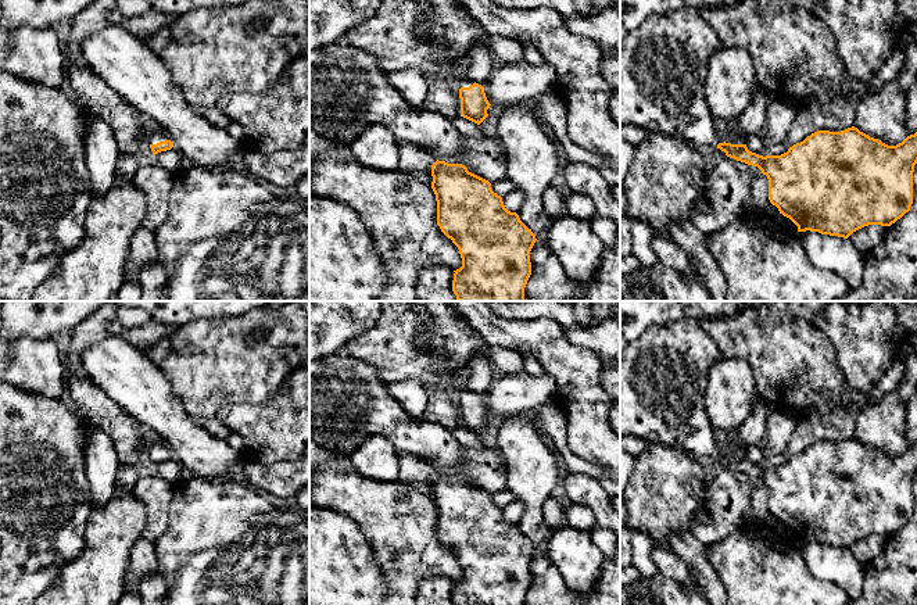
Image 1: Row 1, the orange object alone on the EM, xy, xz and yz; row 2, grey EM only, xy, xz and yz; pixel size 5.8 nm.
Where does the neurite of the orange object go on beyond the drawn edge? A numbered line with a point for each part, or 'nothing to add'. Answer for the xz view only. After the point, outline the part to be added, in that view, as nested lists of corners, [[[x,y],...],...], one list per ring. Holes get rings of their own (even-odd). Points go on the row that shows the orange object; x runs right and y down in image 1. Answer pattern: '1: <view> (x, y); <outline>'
1: xz (459, 70); [[[463,61],[454,67],[454,74],[458,76],[461,87],[469,87],[474,82],[468,76],[468,62]]]

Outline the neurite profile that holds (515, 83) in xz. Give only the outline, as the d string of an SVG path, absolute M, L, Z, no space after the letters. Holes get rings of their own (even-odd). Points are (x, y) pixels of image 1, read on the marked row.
M527 61L504 64L494 69L483 85L491 105L501 108L534 101L535 97L556 89L556 71L544 62L533 65Z

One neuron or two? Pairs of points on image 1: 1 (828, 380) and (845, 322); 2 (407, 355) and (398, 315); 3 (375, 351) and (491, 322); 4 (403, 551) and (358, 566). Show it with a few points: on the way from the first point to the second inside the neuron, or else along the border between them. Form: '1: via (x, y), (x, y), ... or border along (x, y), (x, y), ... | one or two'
1: border along (817, 326), (833, 344), (837, 367), (846, 383) | two
2: via (398, 346), (398, 325) | one
3: border along (464, 319), (490, 347) | two
4: border along (362, 532), (389, 590) | two

